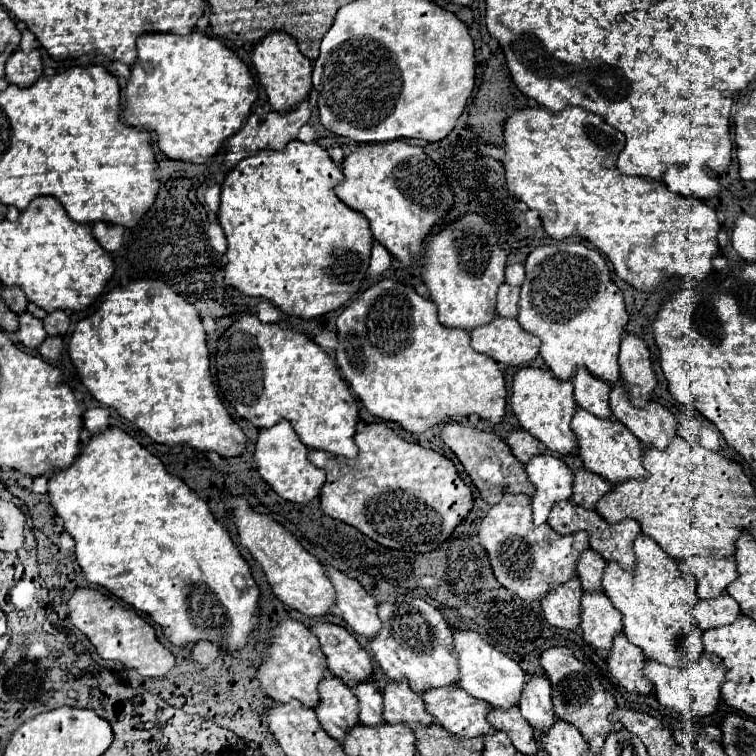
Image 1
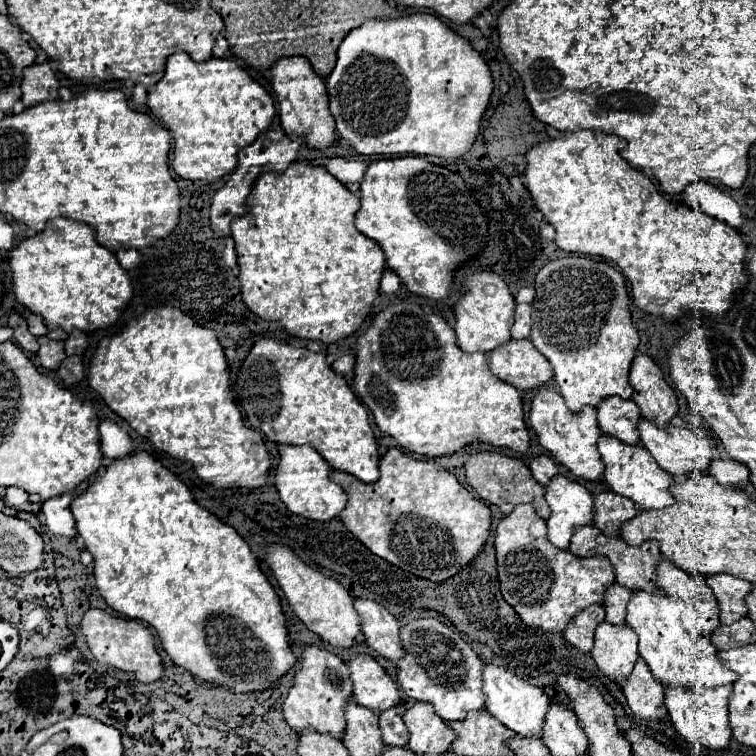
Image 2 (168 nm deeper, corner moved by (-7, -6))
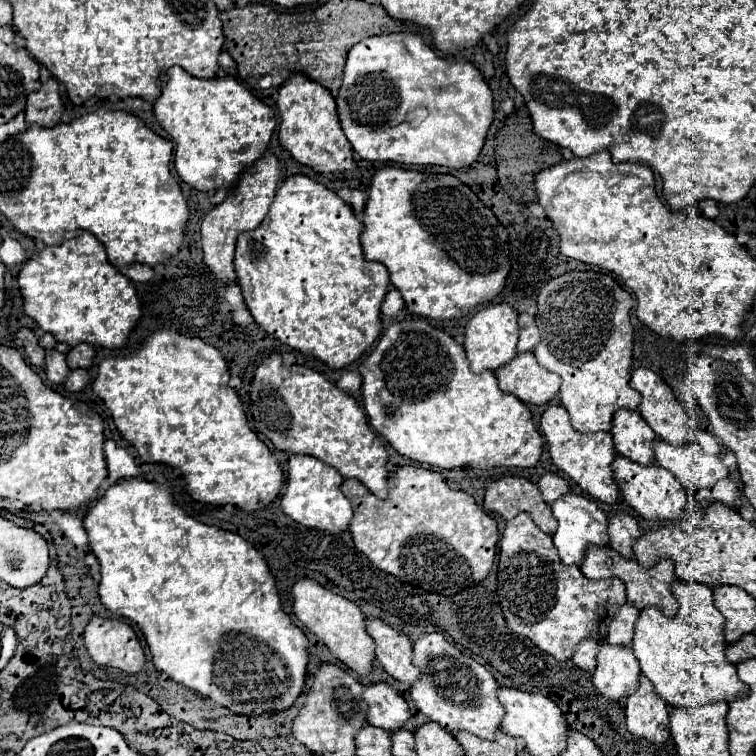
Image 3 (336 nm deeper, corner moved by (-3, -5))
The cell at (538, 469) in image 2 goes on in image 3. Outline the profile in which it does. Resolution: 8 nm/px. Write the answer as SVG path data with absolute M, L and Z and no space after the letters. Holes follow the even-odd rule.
M551 472L543 474L543 476L539 478L537 486L539 486L539 490L541 490L541 494L543 494L543 500L545 500L547 504L551 504L553 500L557 500L561 494L569 492L569 486L567 486L565 478L561 478L559 474L551 474Z

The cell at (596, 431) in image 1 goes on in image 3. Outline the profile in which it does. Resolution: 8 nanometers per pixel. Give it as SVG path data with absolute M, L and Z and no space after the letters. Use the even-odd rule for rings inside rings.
M617 456L611 464L615 482L619 486L619 492L623 496L623 500L643 518L647 520L681 520L689 508L689 492L679 484L679 480L675 480L675 476L661 468L659 464L649 464L649 466L641 466L637 462L631 462L625 456Z

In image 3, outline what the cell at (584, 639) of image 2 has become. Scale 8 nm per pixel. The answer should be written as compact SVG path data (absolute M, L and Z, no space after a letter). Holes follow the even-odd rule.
M587 638L585 642L581 642L573 654L573 662L583 668L583 670L593 670L595 668L595 658L597 658L597 646L599 642L593 638Z

